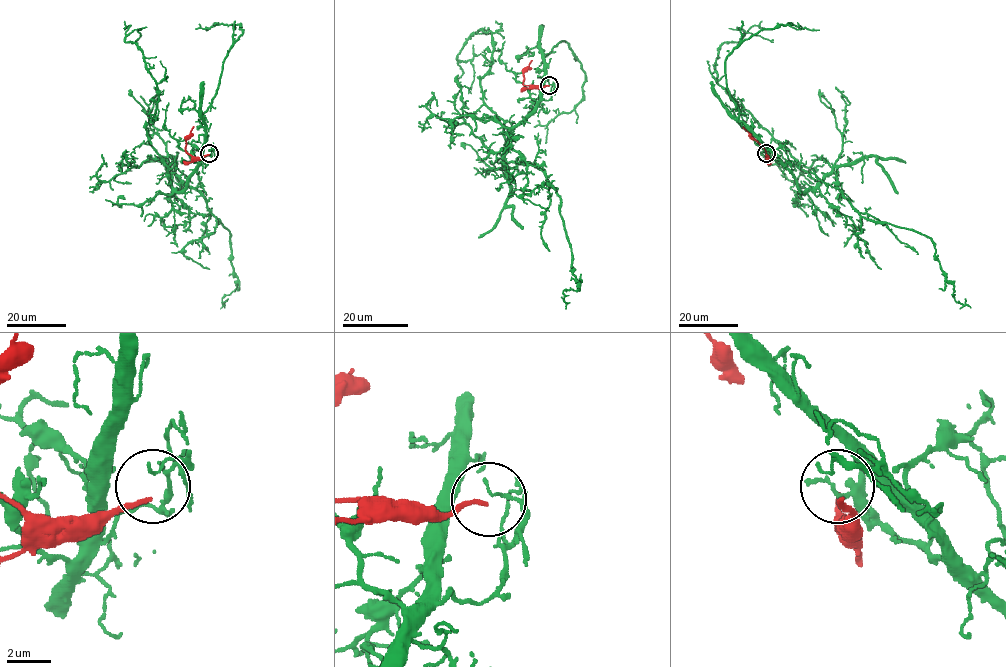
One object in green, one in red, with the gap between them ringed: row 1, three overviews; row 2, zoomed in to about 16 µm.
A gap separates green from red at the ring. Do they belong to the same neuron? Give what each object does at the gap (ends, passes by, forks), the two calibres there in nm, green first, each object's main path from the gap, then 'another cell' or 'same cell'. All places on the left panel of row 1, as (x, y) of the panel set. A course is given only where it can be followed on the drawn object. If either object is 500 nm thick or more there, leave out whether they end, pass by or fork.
green ends there; red ends there; 140 nm thick on the green side, 190 nm on the other; green runs (209, 151), (176, 191), (149, 143), (146, 125), (158, 90), (142, 51), (124, 39), (134, 30), (137, 39); red runs (208, 154), (192, 157), (185, 149), (186, 139), (193, 126); another cell

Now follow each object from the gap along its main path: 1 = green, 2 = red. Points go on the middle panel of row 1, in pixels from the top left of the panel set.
1: (549, 84), (551, 97), (506, 141), (484, 102), (493, 40), (480, 30), (457, 58), (470, 61), (470, 93)
2: (548, 85), (523, 84), (524, 73), (532, 60)

